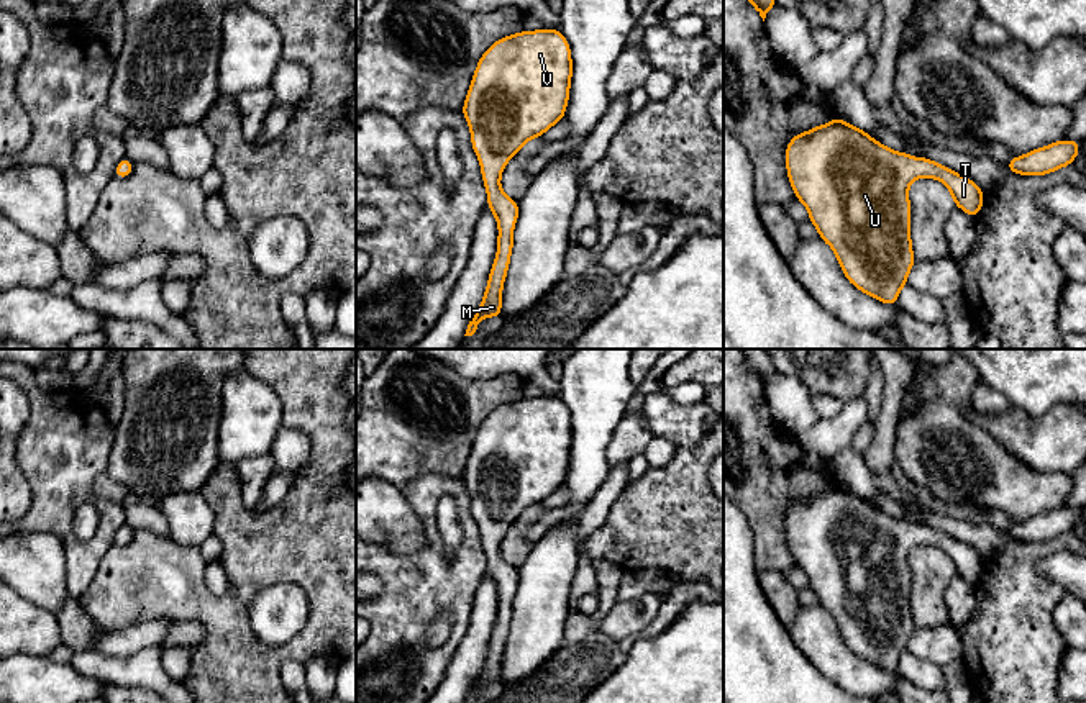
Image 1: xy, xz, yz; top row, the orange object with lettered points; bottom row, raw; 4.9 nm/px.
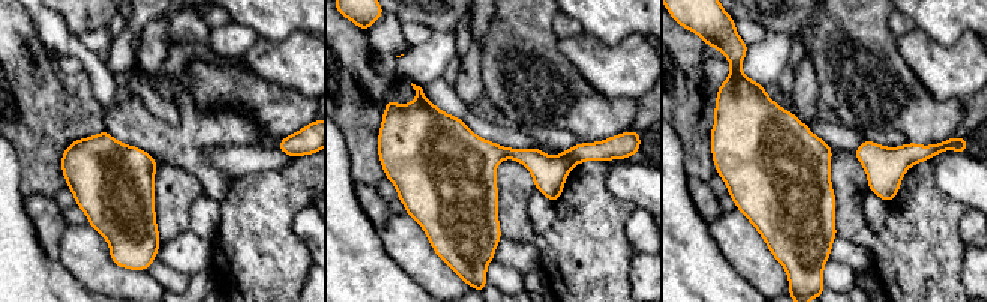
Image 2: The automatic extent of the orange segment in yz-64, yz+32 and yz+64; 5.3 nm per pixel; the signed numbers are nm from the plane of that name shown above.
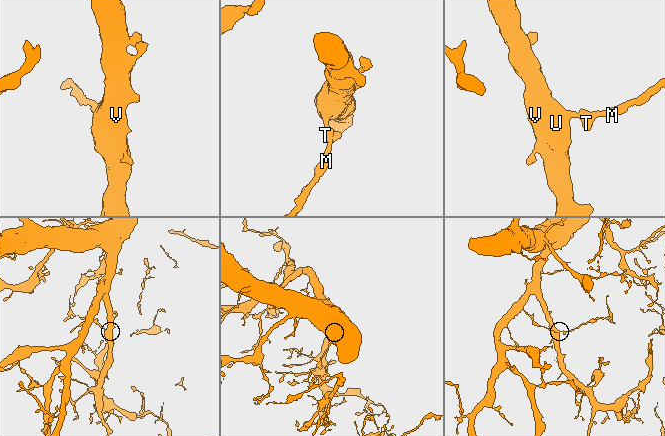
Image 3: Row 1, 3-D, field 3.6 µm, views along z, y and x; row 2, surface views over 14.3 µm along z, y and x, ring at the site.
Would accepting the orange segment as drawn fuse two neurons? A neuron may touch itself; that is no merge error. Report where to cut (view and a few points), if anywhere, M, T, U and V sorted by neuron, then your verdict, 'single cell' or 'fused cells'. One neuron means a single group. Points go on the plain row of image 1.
no cut | M T U V | single cell

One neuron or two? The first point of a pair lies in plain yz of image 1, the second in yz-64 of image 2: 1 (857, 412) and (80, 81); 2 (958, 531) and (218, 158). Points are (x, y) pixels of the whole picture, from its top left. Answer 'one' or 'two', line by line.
1: two
2: one

